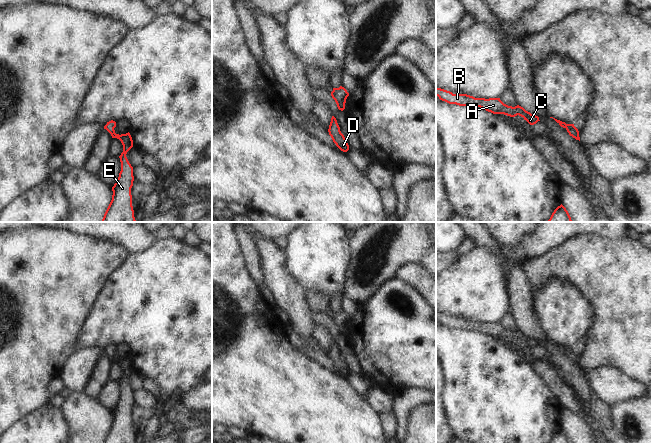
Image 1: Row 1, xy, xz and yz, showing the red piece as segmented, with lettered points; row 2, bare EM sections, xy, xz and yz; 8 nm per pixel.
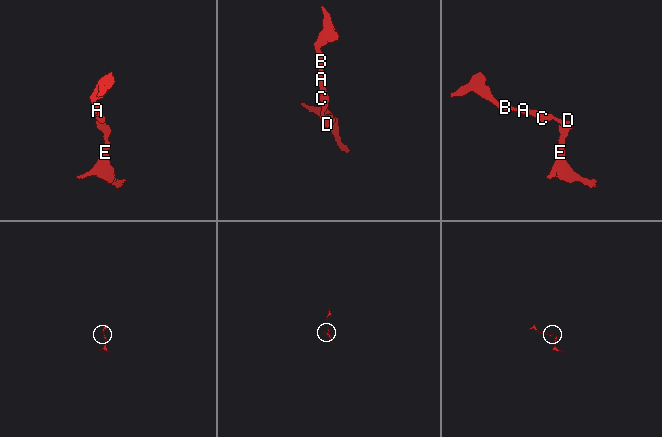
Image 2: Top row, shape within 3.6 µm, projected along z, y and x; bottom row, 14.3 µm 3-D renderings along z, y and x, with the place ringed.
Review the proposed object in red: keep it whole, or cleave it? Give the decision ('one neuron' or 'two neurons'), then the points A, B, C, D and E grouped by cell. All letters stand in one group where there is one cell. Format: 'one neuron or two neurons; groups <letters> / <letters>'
one neuron; groups A B C D E

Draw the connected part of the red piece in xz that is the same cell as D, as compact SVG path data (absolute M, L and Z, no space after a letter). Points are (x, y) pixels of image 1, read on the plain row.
M332 340L332 342L331 342L328 356L333 364L333 366L336 368L336 370L341 375L347 376L349 374L349 369L348 369L344 359L341 357L340 351L339 351L337 344L334 340Z

